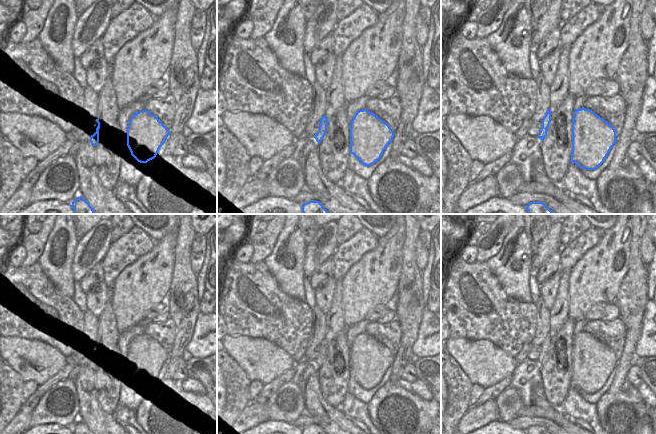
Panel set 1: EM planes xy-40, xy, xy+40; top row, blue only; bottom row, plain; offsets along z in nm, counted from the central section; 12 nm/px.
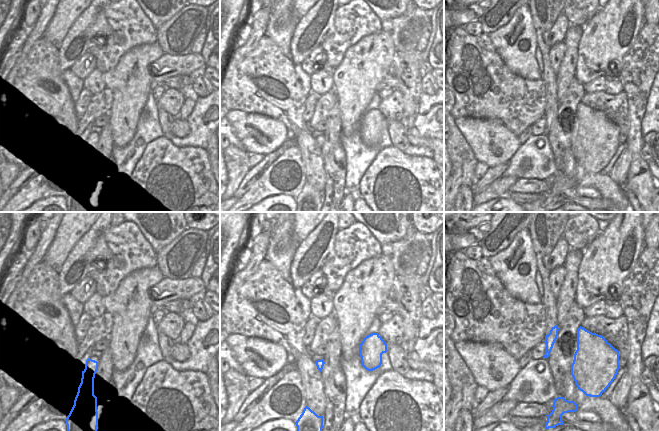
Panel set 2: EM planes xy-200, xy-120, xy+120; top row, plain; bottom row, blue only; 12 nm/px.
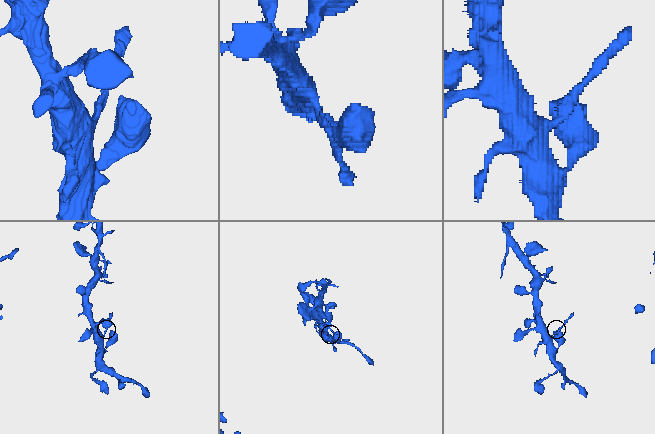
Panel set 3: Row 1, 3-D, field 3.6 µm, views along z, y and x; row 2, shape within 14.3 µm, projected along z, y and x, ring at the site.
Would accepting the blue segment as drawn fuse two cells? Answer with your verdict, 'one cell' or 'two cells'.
two cells

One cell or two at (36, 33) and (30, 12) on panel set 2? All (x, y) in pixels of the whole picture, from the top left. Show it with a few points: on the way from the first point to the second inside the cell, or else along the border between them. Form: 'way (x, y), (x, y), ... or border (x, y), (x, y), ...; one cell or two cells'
border (41, 10), (35, 23), (29, 29); two cells

